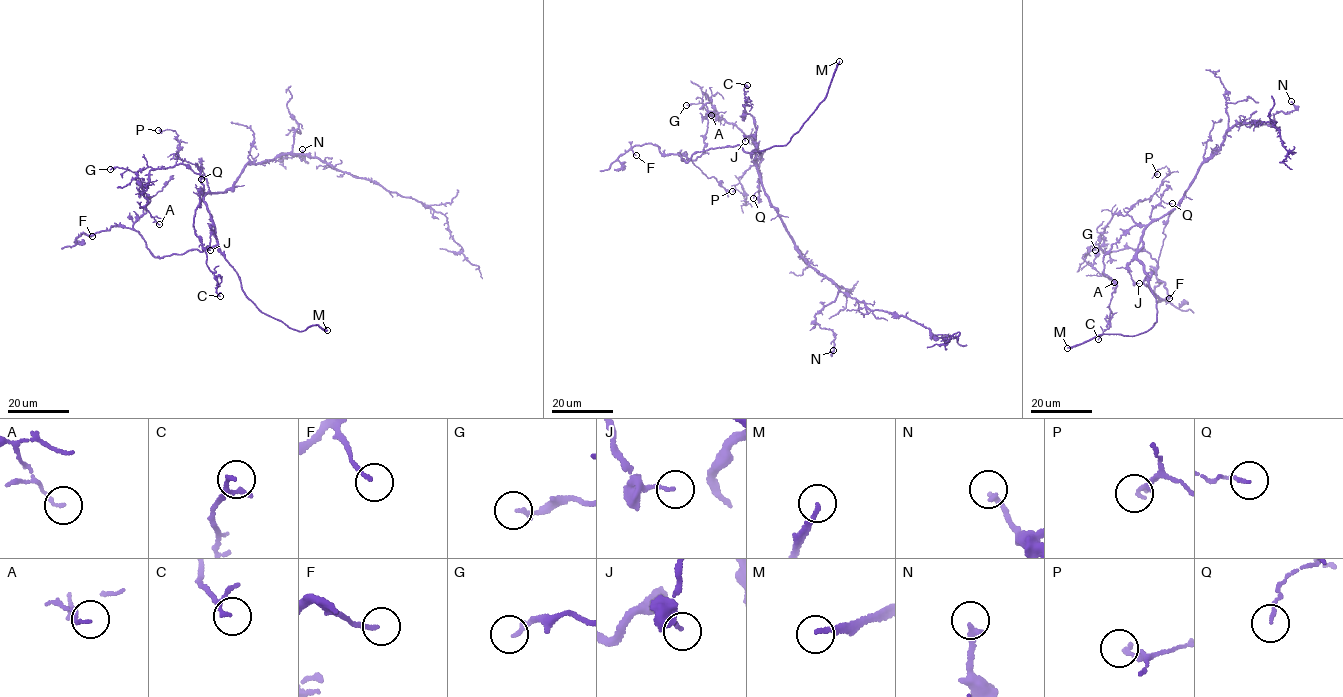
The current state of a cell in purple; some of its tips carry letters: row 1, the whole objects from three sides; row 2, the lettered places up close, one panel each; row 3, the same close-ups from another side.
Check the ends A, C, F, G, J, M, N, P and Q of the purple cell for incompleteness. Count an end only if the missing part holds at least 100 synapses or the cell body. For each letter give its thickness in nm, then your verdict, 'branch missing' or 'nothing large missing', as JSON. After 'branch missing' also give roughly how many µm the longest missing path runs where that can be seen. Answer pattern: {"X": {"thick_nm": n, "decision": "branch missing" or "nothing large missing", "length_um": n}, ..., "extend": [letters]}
{"A": {"thick_nm": 120, "decision": "nothing large missing"}, "C": {"thick_nm": 120, "decision": "nothing large missing"}, "F": {"thick_nm": 140, "decision": "nothing large missing"}, "G": {"thick_nm": 160, "decision": "nothing large missing"}, "J": {"thick_nm": 130, "decision": "nothing large missing"}, "M": {"thick_nm": 180, "decision": "nothing large missing"}, "N": {"thick_nm": 240, "decision": "nothing large missing"}, "P": {"thick_nm": 170, "decision": "nothing large missing"}, "Q": {"thick_nm": 110, "decision": "nothing large missing"}, "extend": []}

